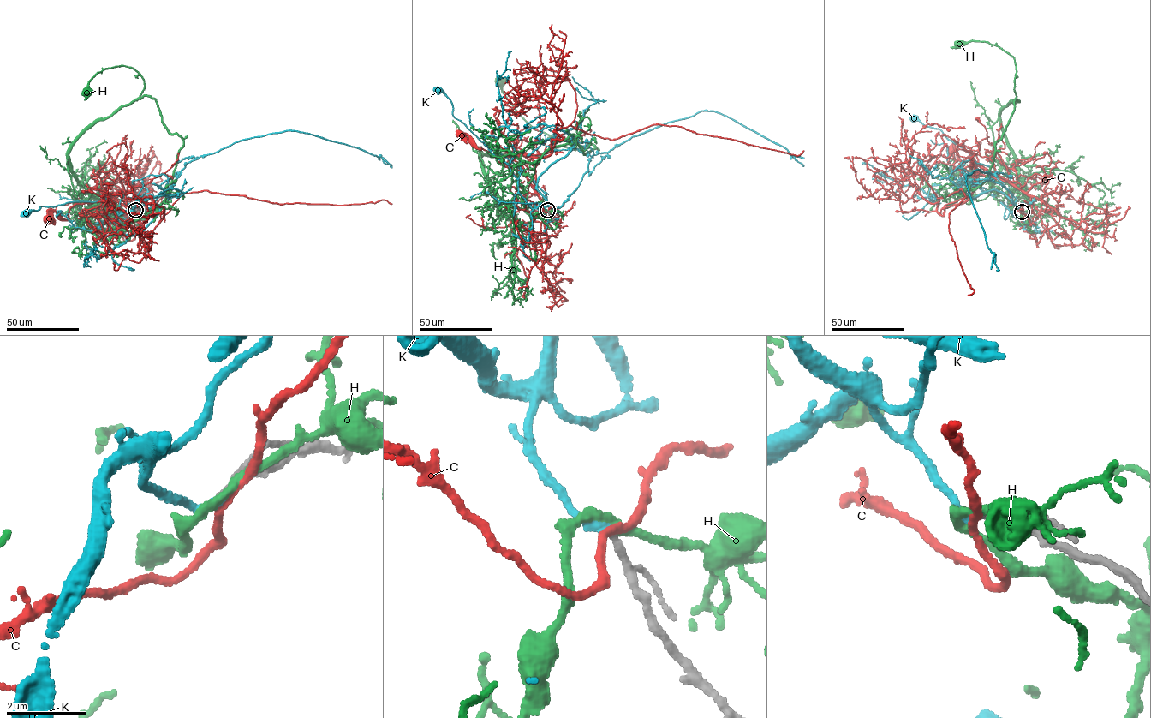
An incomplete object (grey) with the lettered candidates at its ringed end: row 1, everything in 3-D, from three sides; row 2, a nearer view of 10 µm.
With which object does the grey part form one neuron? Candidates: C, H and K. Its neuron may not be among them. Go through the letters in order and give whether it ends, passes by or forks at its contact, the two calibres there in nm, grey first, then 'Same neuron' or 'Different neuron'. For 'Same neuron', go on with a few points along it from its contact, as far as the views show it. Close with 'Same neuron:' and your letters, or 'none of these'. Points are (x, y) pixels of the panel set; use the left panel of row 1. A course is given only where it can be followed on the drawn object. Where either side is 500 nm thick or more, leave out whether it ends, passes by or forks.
C: It passes by. Thickness 180 nm (grey) against 170 nm. Different neuron
H: It passes by. Thickness 180 nm (grey) against 200 nm. Different neuron
K: It ends there. Thickness 180 nm (grey) against 200 nm. Same neuron. Its course: (136, 210), (134, 209), (135, 200), (121, 195), (93, 202), (40, 206), (38, 210), (26, 212)
Same neuron: K

